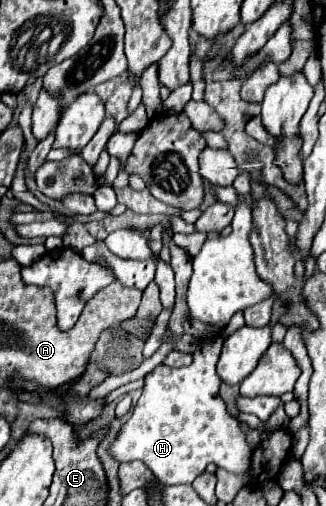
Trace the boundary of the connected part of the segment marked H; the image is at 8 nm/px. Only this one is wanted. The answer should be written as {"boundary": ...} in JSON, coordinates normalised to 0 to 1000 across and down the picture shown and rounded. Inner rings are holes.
{"boundary":[[[678,662],[610,674],[580,725],[537,729],[488,721],[445,745],[439,781],[334,883],[353,911],[439,911],[500,958],[592,955],[641,915],[660,915],[702,935],[752,935],[764,927],[770,883],[758,879],[733,836],[696,816],[690,796],[672,785],[678,749],[660,721],[684,678]]]}

